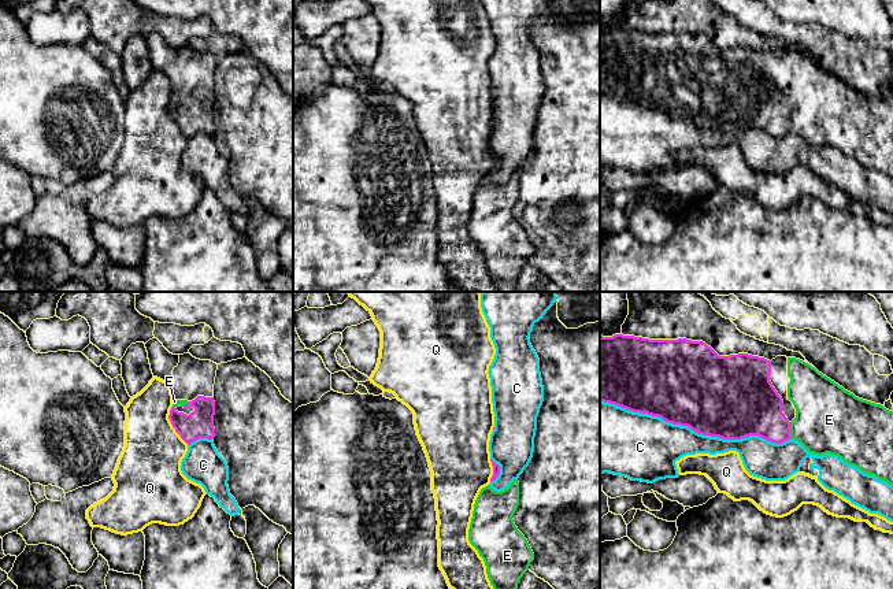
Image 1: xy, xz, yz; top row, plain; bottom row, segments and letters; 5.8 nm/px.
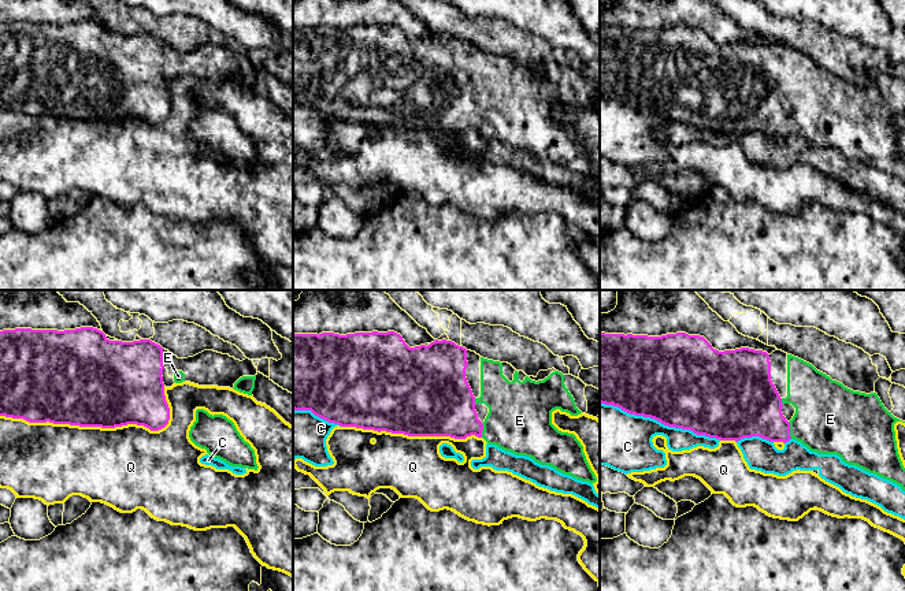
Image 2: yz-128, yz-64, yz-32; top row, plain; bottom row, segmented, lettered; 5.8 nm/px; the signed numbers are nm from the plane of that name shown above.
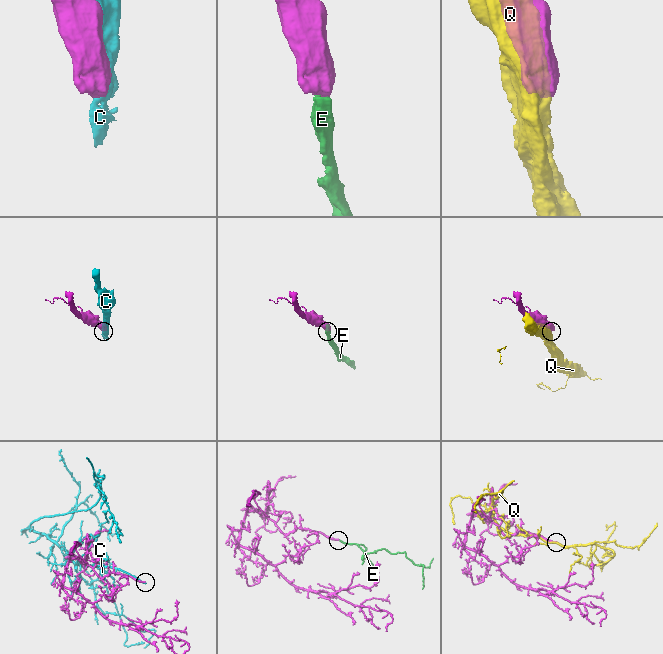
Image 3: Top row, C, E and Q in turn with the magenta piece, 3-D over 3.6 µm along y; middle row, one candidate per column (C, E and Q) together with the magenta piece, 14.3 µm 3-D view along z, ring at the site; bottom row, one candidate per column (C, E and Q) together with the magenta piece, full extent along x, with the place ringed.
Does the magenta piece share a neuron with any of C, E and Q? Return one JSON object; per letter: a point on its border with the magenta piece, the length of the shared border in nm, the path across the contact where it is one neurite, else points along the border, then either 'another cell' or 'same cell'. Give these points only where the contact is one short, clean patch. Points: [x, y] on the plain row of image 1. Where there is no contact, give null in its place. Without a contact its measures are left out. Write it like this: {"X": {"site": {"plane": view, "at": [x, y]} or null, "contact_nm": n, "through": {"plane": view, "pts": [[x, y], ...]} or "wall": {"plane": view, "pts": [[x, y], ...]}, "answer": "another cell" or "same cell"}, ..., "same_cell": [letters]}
{"C": {"site": {"plane": "yz", "at": [696, 125]}, "contact_nm": 1150, "answer": "another cell"}, "E": {"site": {"plane": "yz", "at": [789, 123]}, "contact_nm": 100, "answer": "same cell"}, "Q": {"site": {"plane": "xy", "at": [171, 117]}, "contact_nm": 260, "answer": "another cell"}, "same_cell": ["E"]}

